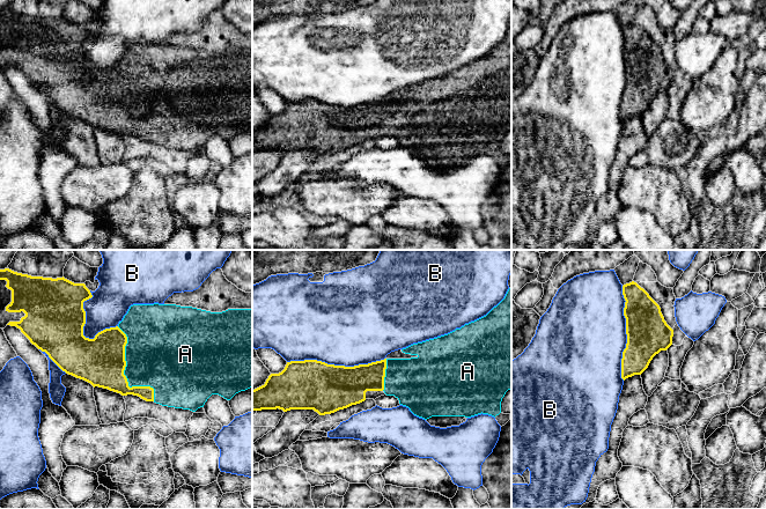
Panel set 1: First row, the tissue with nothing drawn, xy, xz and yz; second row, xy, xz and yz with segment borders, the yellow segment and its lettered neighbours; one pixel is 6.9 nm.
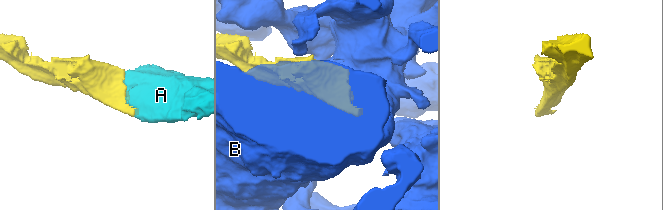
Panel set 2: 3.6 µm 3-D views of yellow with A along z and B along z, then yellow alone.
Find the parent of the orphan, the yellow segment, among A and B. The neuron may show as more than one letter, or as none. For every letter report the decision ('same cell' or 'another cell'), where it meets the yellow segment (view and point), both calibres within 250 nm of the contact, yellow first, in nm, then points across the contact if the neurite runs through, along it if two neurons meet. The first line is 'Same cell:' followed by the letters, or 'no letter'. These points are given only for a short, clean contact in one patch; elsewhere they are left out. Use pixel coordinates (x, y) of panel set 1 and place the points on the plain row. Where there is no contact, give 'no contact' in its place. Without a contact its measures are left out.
Same cell: A
A: same cell | xy (123, 115) | 340/400 nm
B: another cell | xz (336, 107) | 340/480 nm

